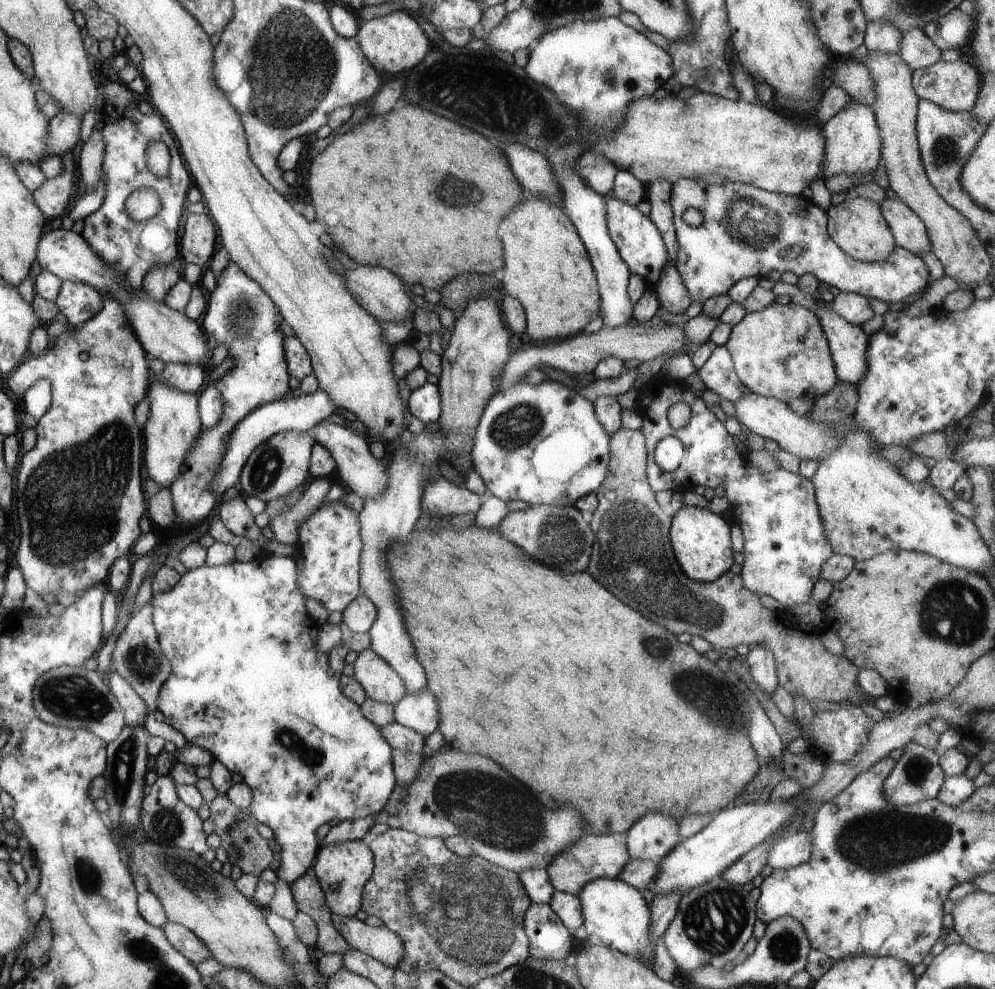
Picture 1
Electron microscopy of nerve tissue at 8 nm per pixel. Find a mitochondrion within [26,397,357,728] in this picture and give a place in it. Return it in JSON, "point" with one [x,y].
{"point":[77,698]}

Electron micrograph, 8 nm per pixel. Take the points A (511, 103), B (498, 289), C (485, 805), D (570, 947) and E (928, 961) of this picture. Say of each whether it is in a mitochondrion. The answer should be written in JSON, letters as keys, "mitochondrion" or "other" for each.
{"A":"mitochondrion","B":"other","C":"mitochondrion","D":"mitochondrion","E":"other"}

